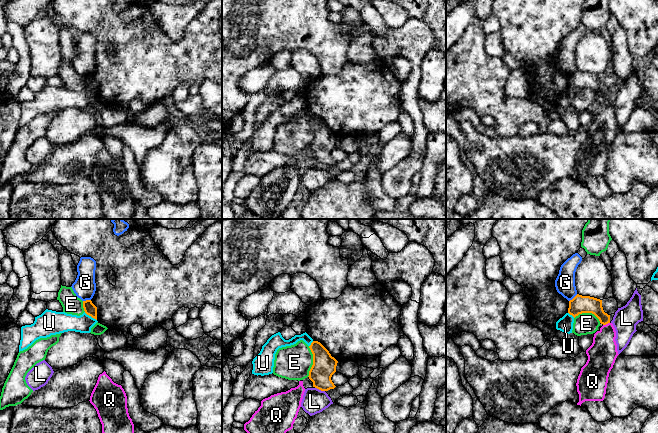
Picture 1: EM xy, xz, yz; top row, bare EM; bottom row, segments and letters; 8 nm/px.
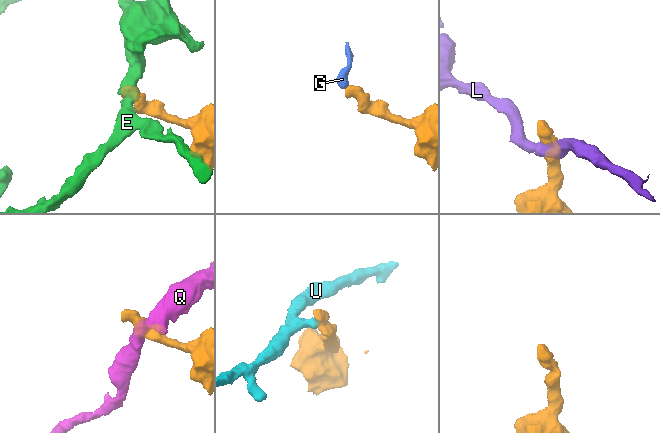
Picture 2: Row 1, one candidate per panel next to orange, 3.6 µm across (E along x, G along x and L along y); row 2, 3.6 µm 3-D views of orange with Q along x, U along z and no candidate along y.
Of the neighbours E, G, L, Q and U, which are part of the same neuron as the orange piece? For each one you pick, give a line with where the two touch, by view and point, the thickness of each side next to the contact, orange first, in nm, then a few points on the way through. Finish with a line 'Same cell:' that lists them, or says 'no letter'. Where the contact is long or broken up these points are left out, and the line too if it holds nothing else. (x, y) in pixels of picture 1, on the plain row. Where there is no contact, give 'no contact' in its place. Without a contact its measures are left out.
Same cell: no letter

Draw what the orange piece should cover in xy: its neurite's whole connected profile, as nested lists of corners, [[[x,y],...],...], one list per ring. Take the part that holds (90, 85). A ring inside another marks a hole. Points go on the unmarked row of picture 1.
[[[91,76],[83,77],[83,84],[87,91],[97,96],[97,83],[92,79]]]

